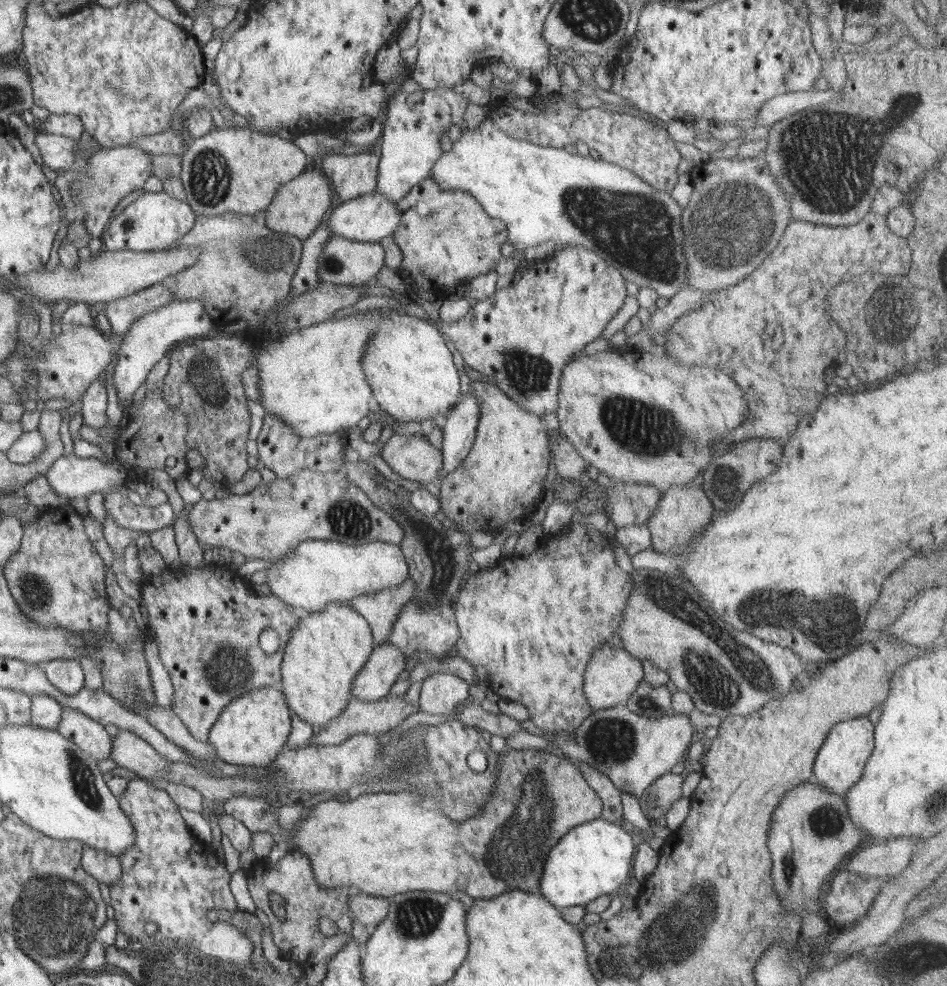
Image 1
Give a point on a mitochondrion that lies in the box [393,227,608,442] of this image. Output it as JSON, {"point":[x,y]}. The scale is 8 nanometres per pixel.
{"point":[528,375]}

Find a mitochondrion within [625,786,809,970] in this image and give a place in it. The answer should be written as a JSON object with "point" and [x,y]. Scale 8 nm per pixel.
{"point":[789,866]}

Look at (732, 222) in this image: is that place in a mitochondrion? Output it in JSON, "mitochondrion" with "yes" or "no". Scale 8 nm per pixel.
{"mitochondrion":"yes"}

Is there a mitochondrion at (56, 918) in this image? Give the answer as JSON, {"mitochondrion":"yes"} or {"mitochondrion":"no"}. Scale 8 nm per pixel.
{"mitochondrion":"yes"}

